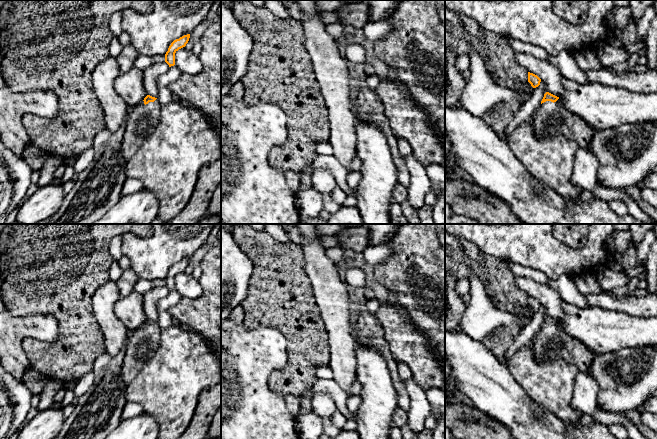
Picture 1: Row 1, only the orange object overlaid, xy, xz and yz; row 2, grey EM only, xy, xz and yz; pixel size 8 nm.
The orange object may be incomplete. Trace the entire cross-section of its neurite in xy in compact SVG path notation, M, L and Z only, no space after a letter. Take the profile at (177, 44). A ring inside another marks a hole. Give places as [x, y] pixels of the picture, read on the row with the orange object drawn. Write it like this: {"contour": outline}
{"contour": "M190 34L184 35L179 39L174 40L168 48L168 51L165 54L165 62L169 67L175 65L175 53L186 46L190 38Z"}

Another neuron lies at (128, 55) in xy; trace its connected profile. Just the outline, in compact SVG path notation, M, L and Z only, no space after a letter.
M132 44L126 45L122 48L121 53L117 57L117 62L122 73L129 71L134 67L134 62L139 53Z

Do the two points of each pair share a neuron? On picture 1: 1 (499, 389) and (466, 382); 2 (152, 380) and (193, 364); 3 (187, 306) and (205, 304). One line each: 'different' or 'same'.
1: same
2: same
3: same

